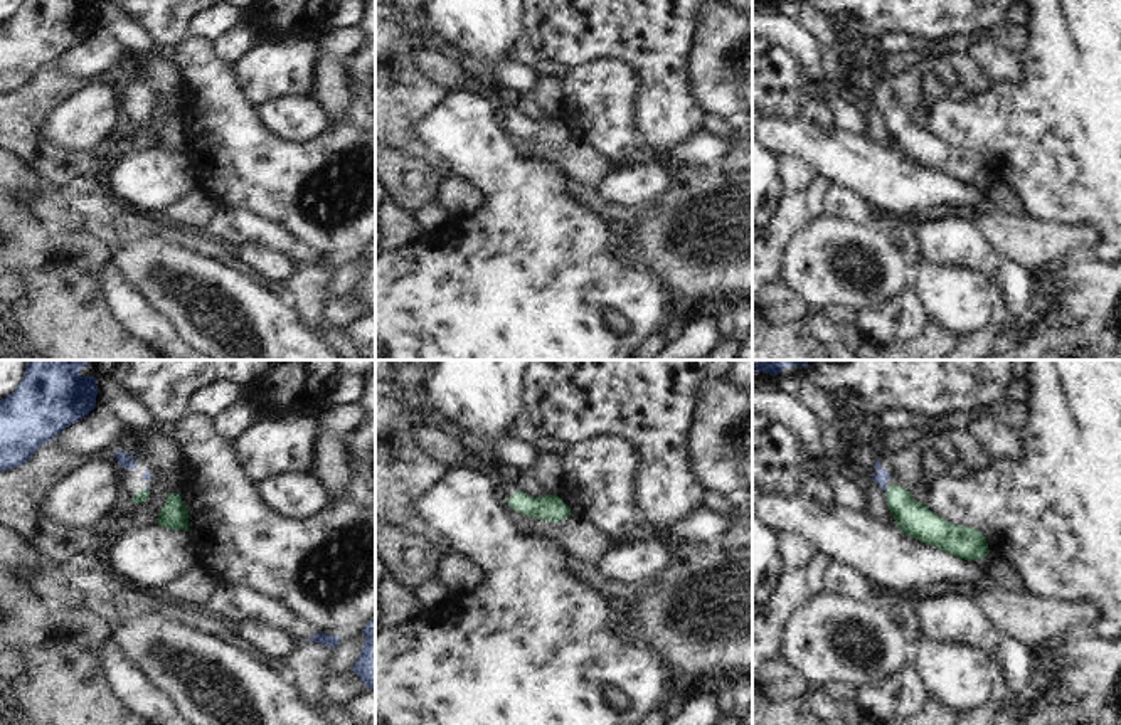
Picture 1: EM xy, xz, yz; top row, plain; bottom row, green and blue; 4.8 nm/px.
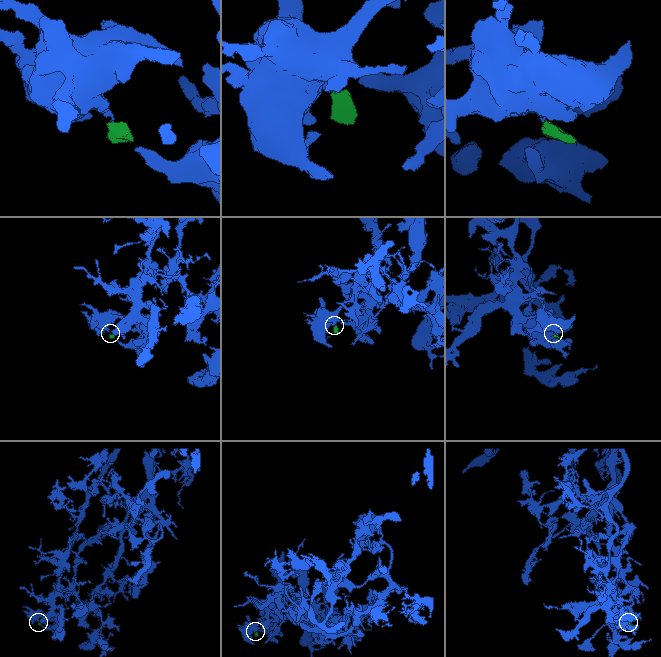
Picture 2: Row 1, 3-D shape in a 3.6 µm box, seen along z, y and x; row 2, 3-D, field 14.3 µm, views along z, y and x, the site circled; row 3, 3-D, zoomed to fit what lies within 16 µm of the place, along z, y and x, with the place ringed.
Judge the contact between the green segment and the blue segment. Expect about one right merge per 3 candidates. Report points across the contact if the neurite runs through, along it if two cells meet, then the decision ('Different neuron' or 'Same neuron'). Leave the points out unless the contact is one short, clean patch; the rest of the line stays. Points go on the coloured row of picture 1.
Path across: yz (914, 518), (887, 488), (881, 476). Same neuron

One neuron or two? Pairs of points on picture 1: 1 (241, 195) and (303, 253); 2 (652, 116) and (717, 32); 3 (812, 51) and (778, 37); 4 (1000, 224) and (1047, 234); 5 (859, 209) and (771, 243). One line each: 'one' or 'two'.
1: two
2: two
3: one
4: one
5: one

